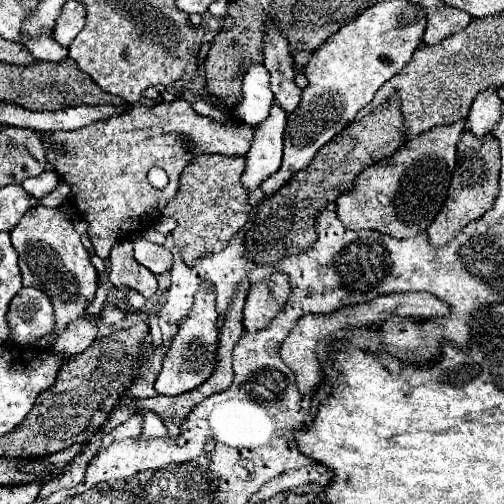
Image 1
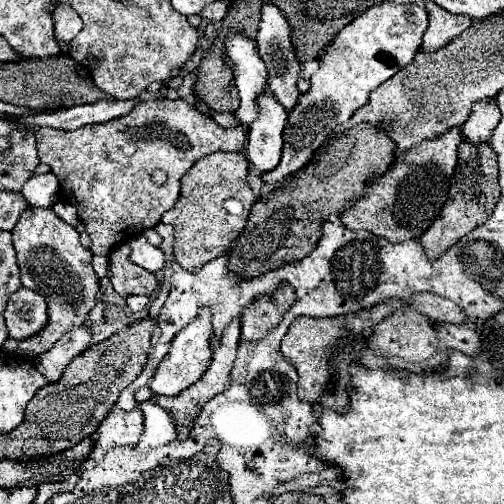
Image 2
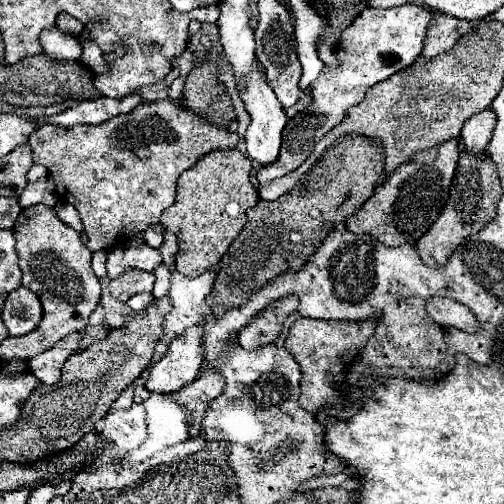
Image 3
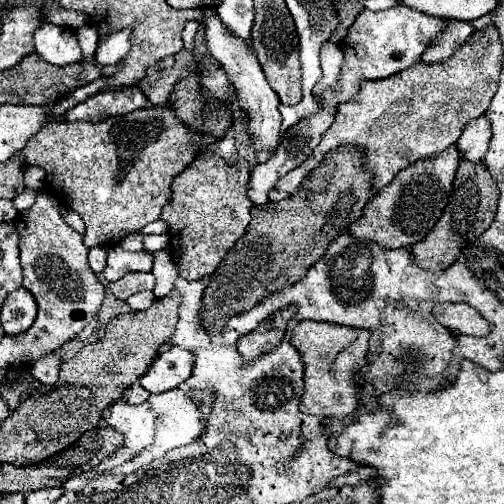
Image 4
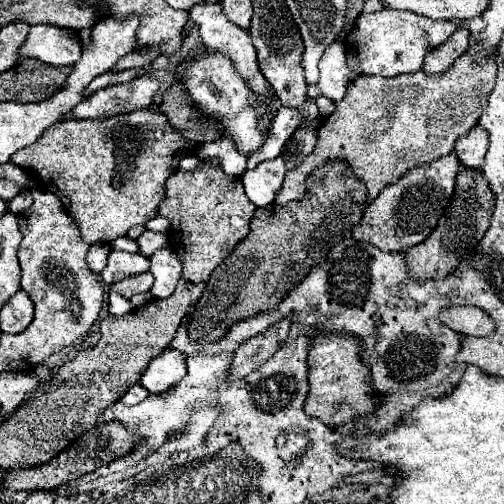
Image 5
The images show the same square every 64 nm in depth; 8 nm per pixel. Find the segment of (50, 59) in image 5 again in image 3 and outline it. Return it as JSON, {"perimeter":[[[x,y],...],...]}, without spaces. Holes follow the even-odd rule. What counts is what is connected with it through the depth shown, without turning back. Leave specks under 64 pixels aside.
{"perimeter":[[[56,28],[44,30],[40,34],[40,42],[42,42],[44,52],[50,58],[56,58],[56,60],[78,60],[80,54],[82,54],[78,38],[66,36],[60,30],[56,30]]]}

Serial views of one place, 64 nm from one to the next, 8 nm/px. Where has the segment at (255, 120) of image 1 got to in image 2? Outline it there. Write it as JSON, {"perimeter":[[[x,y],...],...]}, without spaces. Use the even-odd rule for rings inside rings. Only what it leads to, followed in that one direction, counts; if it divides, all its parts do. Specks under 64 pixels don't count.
{"perimeter":[[[228,34],[226,46],[228,56],[234,62],[234,82],[240,94],[240,108],[236,110],[236,118],[250,125],[258,117],[258,97],[266,89],[268,71],[256,54],[256,44],[244,38],[244,34]]]}

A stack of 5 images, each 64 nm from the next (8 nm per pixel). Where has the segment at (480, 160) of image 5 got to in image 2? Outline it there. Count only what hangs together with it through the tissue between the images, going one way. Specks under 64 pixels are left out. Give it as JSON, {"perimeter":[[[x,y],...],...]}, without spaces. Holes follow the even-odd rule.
{"perimeter":[[[496,98],[492,100],[478,100],[472,108],[470,118],[462,126],[462,134],[472,142],[472,144],[482,144],[488,142],[492,136],[492,130],[500,122],[500,108],[496,104]]]}

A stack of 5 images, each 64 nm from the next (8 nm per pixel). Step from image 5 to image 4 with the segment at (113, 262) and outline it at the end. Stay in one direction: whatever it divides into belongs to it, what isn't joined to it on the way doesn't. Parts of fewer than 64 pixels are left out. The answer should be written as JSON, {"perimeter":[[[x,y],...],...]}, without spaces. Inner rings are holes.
{"perimeter":[[[110,248],[107,264],[104,268],[106,280],[118,280],[126,272],[150,272],[152,270],[152,254],[146,250],[126,252],[122,248]]]}

